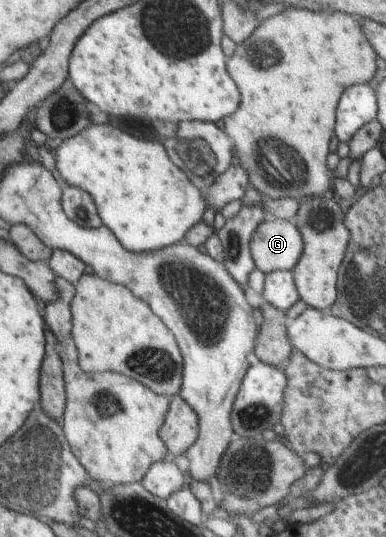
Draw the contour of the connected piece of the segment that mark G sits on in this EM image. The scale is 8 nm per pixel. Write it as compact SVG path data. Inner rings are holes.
M268 217L251 236L251 257L264 274L293 270L303 250L295 220Z

